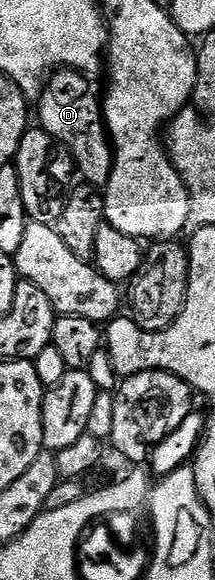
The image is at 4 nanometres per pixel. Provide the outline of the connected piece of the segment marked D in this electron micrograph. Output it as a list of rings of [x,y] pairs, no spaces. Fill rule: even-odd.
[[[72,69],[54,71],[45,81],[40,99],[35,103],[35,119],[40,130],[62,143],[73,154],[75,171],[90,187],[104,189],[108,185],[113,167],[113,140],[105,126],[103,95],[89,87],[84,74]]]

